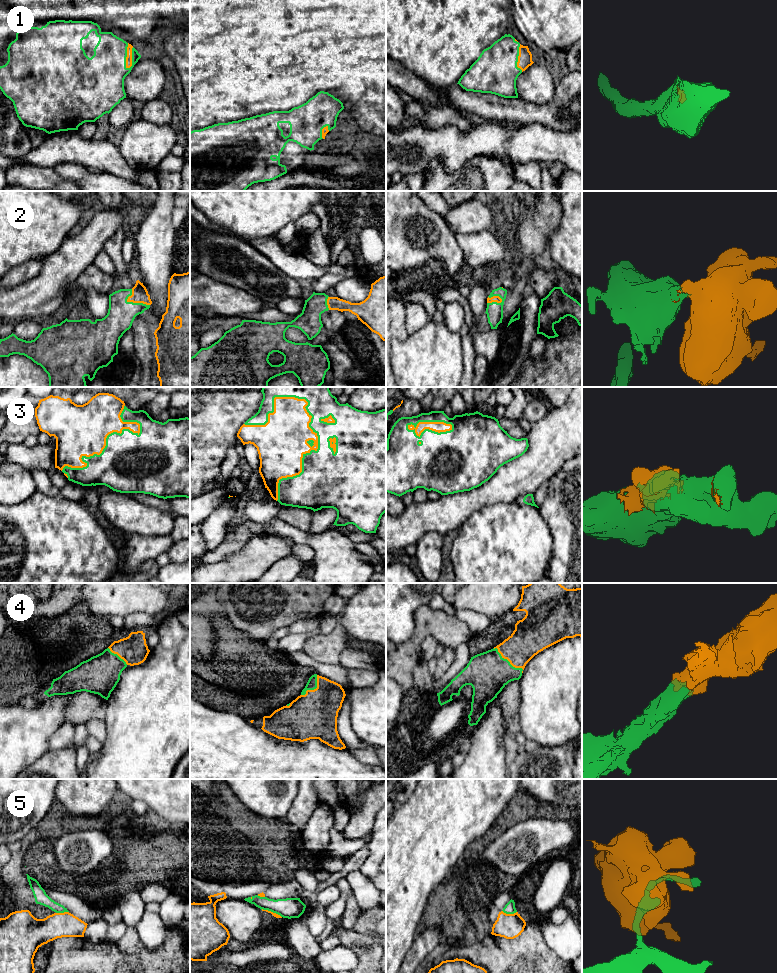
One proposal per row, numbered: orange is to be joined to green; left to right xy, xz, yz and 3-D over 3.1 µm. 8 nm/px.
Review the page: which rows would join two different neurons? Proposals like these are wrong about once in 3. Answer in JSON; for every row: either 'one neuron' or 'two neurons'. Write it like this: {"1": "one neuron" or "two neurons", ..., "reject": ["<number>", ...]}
{"1": "one neuron", "2": "one neuron", "3": "one neuron", "4": "one neuron", "5": "two neurons", "reject": ["5"]}

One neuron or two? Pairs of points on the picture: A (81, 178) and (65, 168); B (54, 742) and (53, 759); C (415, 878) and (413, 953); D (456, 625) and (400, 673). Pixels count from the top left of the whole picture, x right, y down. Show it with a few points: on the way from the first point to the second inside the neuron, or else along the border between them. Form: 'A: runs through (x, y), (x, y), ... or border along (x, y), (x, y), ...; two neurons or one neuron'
A: runs through (77, 174), (69, 171); one neuron
B: border along (76, 746), (69, 745), (61, 749), (49, 750); two neurons
C: border along (418, 932), (402, 962); two neurons
D: runs through (438, 625), (431, 625), (415, 641), (406, 655); one neuron

